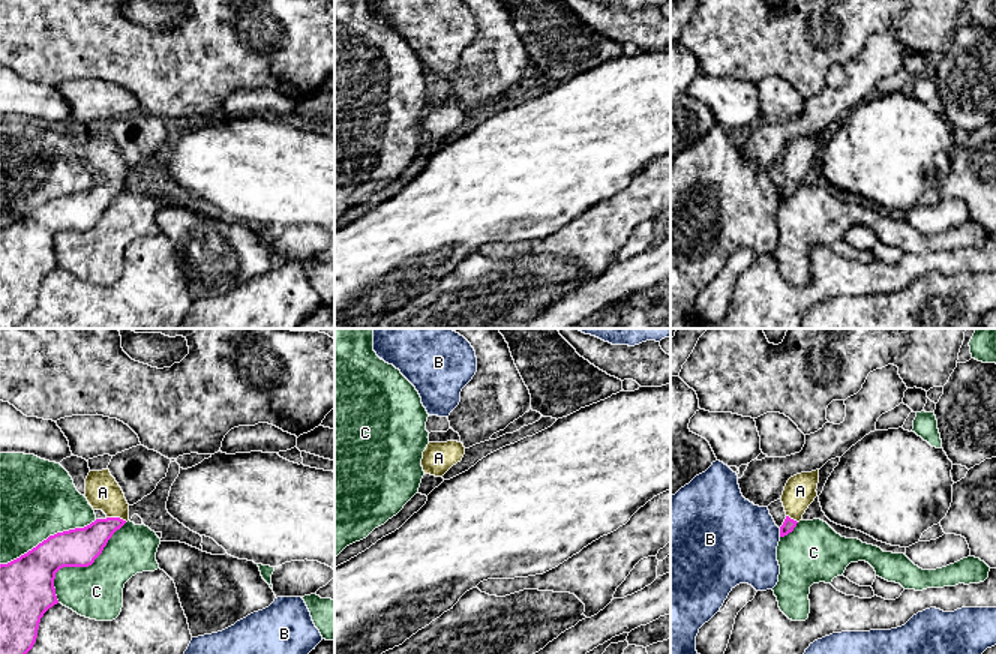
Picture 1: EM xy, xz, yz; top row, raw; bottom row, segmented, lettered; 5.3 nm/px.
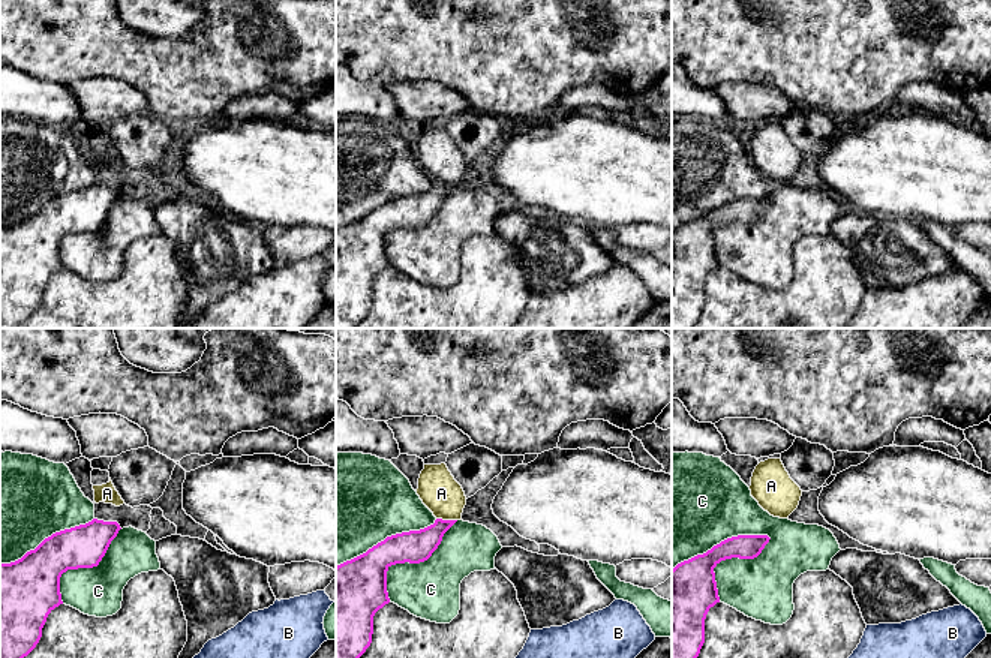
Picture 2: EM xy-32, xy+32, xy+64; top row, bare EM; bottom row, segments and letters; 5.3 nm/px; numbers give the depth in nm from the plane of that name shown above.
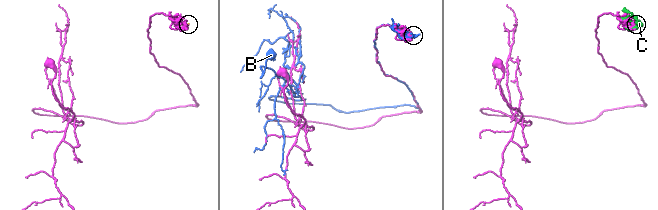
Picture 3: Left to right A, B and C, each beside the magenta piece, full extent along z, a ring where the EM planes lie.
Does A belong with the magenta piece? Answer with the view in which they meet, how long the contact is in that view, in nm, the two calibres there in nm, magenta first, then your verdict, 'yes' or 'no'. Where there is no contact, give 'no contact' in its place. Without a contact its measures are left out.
contact in xy; length 110 nm; calibres 200 and 190 nm; yes

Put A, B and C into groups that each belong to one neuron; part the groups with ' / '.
A / B / C

